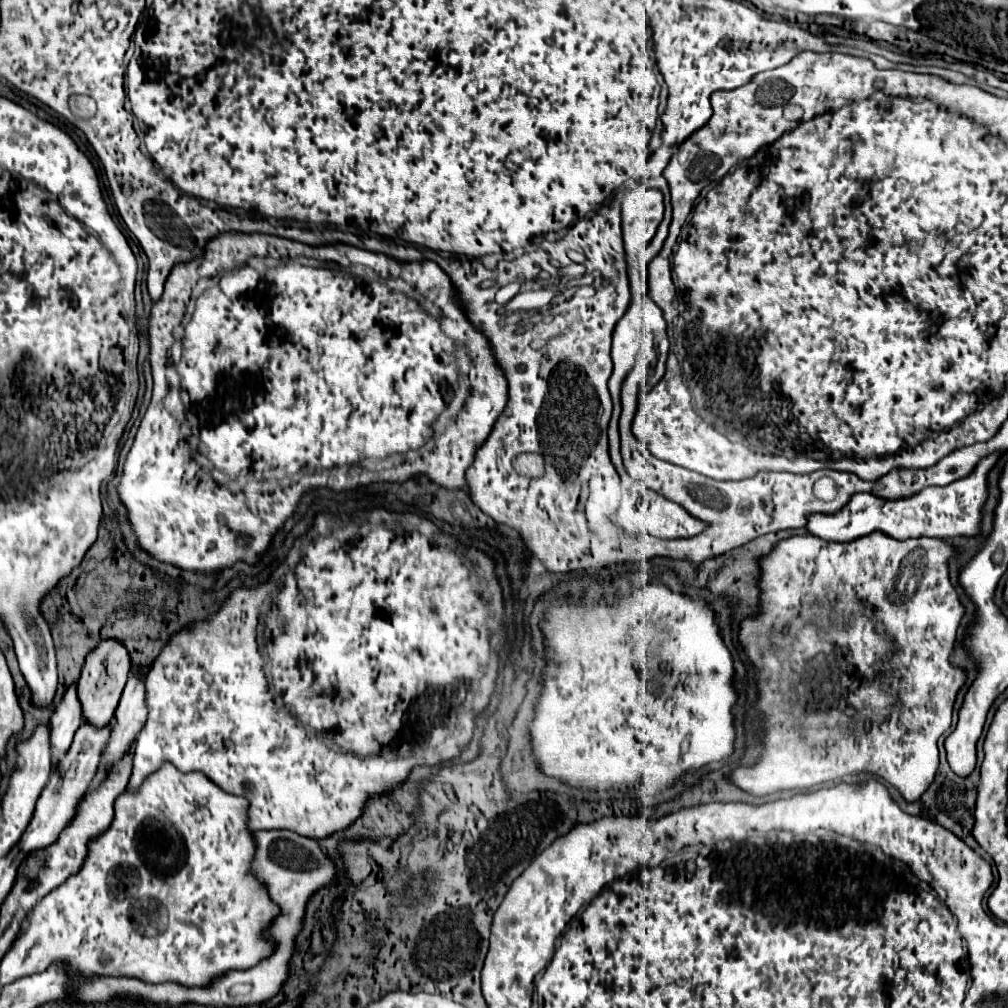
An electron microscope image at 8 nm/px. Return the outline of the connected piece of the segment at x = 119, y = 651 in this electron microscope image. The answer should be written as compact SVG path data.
M107 638L101 640L95 650L91 650L83 662L81 668L81 678L79 678L79 700L83 706L83 718L89 720L95 726L105 726L107 722L111 722L109 718L113 718L117 702L123 694L125 682L127 682L127 674L129 674L131 662L129 662L129 650L125 650L125 646L121 646L121 642L117 642L115 638Z

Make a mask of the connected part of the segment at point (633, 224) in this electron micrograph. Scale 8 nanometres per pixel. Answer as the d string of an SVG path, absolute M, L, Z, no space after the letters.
M639 186L629 190L621 202L623 242L627 264L639 264L637 254L653 240L663 218L663 194L657 188Z

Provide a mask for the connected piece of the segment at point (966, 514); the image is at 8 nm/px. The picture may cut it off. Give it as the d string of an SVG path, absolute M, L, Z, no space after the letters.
M993 452L985 456L985 460L973 468L969 476L963 480L955 480L947 486L931 486L925 488L909 498L899 500L883 500L875 498L875 494L859 492L849 498L849 502L839 510L839 514L809 514L807 532L823 538L823 540L837 540L837 542L851 542L861 536L867 536L875 530L883 530L885 534L907 540L919 536L933 536L933 538L973 538L981 534L981 520L983 520L983 506L989 496L989 472L997 464L1003 452Z

